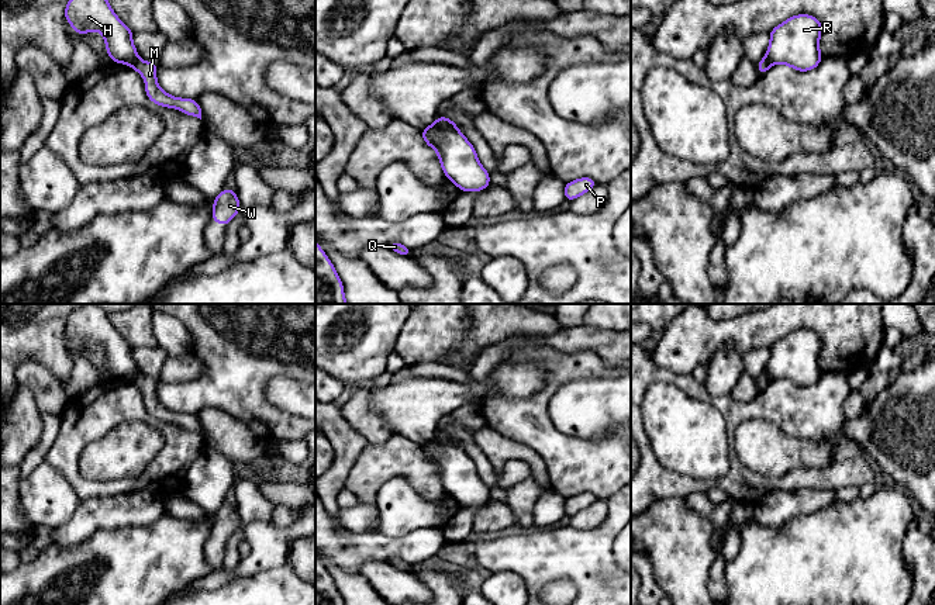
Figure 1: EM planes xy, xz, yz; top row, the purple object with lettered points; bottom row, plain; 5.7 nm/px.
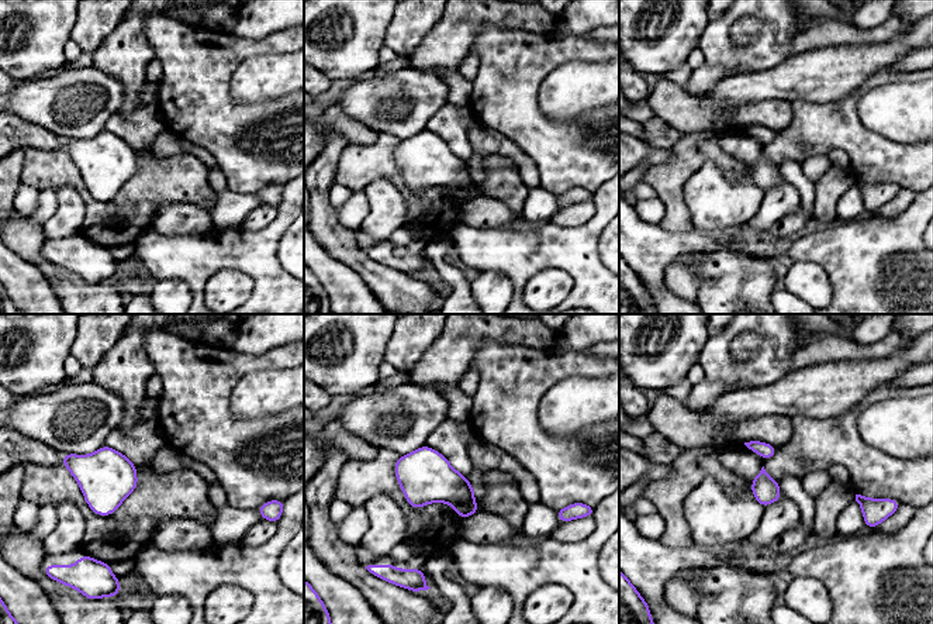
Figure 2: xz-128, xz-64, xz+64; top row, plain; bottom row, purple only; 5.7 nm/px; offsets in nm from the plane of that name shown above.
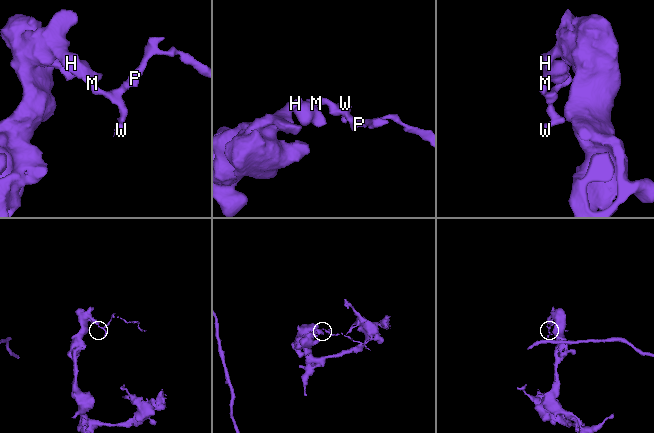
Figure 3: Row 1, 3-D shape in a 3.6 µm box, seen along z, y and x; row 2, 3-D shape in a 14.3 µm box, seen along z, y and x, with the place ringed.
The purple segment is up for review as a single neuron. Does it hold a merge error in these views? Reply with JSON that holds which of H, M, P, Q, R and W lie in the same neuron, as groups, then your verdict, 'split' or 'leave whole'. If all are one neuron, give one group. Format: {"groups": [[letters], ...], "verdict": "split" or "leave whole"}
{"groups": [["H", "Q", "R"], ["M", "P", "W"]], "verdict": "split"}

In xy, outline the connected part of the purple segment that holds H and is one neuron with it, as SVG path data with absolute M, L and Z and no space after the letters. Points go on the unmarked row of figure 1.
M99 304L70 312L65 322L65 335L79 350L100 346L113 377L128 378L139 374L131 355L134 348L115 331L108 314Z

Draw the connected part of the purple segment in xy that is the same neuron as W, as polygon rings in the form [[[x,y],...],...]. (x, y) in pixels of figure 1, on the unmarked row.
[[[225,502],[213,518],[211,536],[224,542],[241,526],[235,505]]]

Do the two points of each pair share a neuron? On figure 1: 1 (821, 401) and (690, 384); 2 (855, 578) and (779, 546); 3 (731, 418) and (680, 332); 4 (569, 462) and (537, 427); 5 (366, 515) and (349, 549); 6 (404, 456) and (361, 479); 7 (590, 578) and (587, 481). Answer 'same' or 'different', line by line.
1: same
2: same
3: different
4: same
5: different
6: same
7: different

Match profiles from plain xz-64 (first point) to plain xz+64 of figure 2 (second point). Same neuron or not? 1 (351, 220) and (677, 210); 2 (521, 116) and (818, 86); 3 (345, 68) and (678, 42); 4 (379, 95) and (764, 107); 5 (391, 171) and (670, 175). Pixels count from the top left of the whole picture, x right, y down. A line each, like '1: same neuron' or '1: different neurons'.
1: different neurons
2: different neurons
3: same neuron
4: different neurons
5: same neuron

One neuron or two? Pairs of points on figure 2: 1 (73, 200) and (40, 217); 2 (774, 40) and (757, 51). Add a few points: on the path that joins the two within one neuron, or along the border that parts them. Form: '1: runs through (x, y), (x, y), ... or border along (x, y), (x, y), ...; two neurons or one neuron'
1: border along (55, 189), (56, 210), (42, 226); two neurons
2: runs through (770, 44), (762, 51); one neuron

